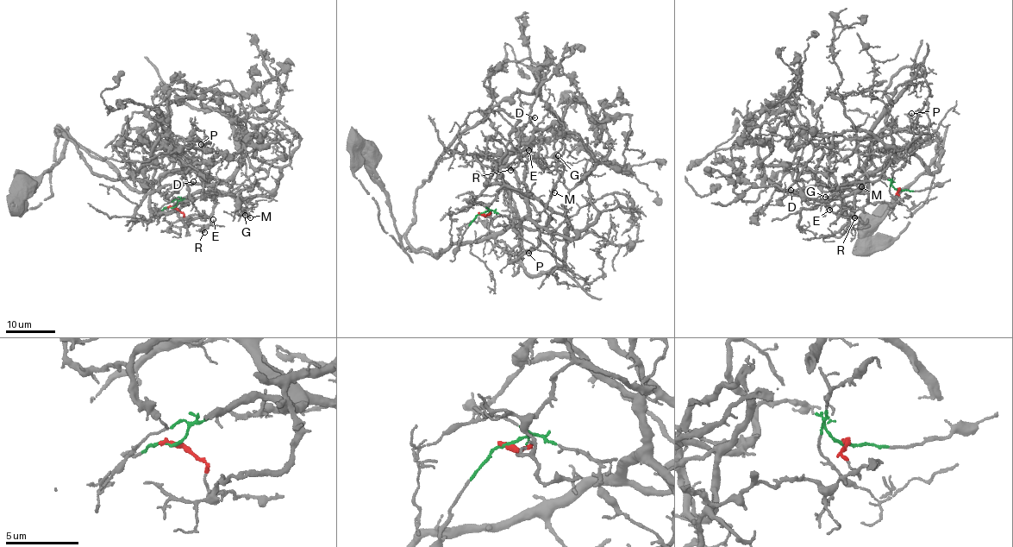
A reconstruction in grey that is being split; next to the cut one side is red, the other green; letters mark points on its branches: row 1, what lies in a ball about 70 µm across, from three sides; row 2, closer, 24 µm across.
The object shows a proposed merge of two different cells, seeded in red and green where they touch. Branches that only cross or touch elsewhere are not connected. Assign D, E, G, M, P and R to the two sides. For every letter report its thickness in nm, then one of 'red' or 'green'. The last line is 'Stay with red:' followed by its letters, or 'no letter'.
D: 320 nm thick; red
E: 140 nm thick; red
G: 110 nm thick; green
M: 160 nm thick; green
P: 140 nm thick; green
R: 150 nm thick; red
Stay with red: D, E, R

